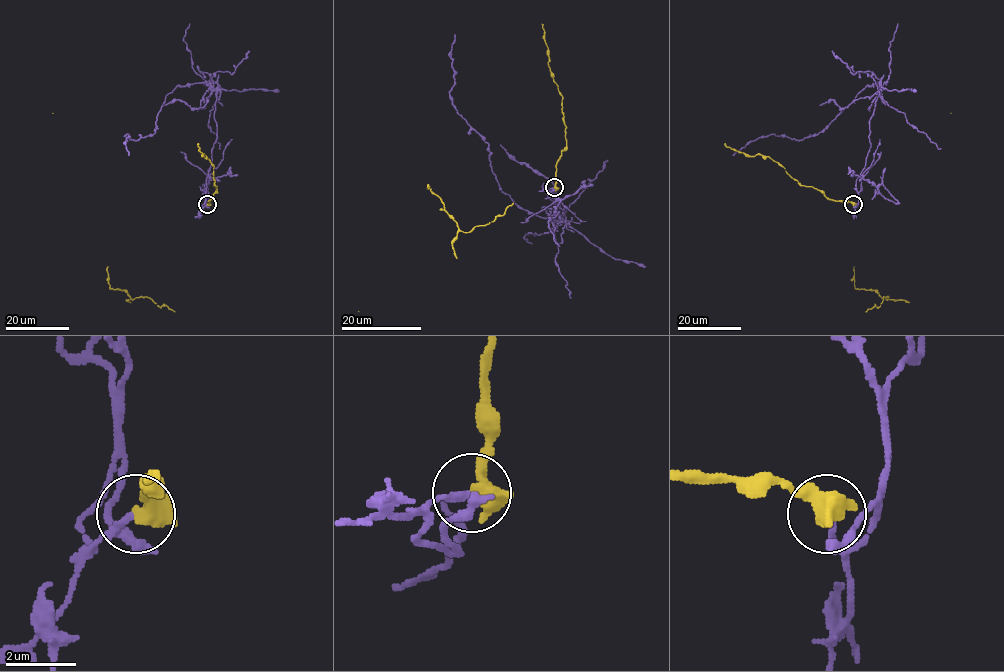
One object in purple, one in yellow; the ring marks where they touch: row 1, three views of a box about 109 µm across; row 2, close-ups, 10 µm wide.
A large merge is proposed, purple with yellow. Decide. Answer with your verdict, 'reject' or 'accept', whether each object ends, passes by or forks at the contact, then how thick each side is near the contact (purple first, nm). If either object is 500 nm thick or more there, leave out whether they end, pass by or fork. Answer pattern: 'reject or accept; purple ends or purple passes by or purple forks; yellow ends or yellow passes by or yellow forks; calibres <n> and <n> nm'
reject; calibres 200 and 600 nm

